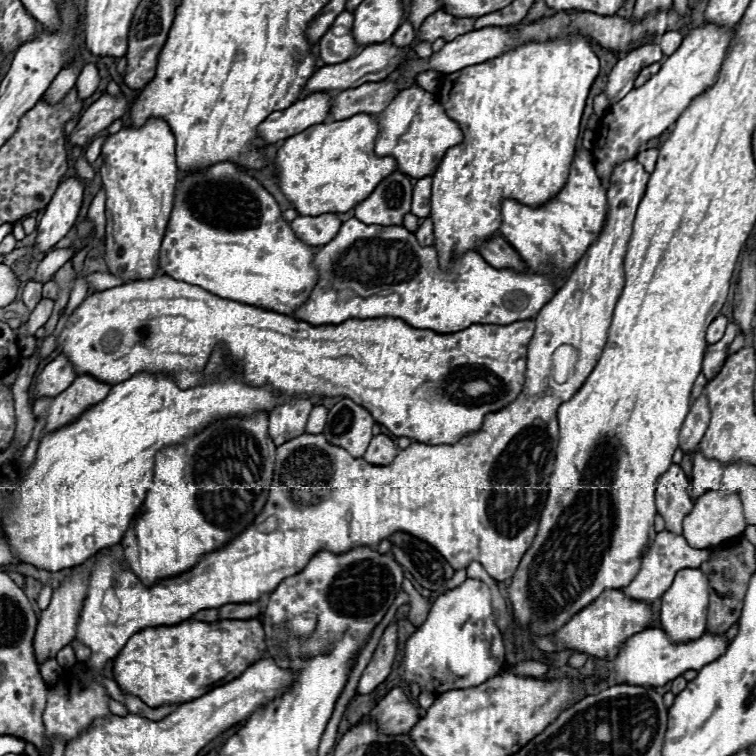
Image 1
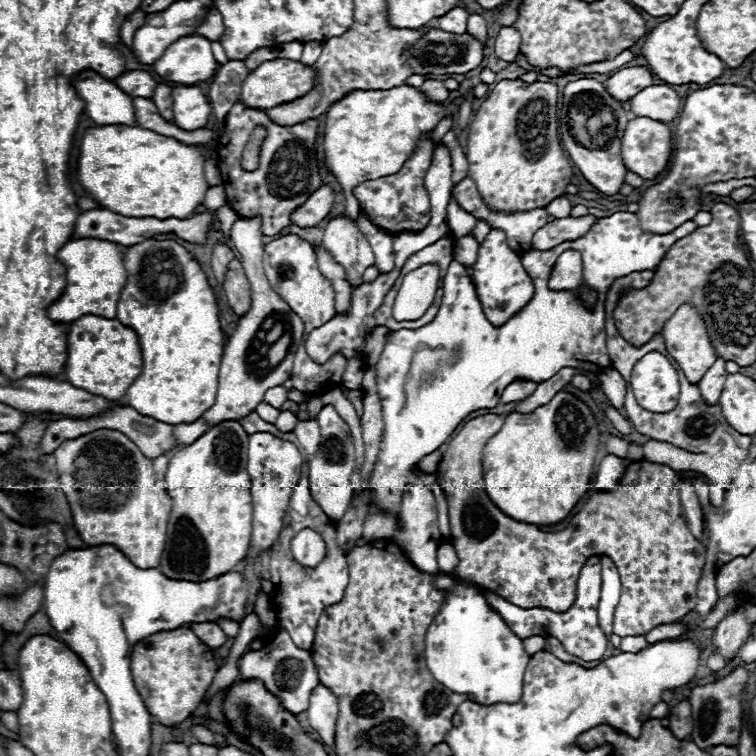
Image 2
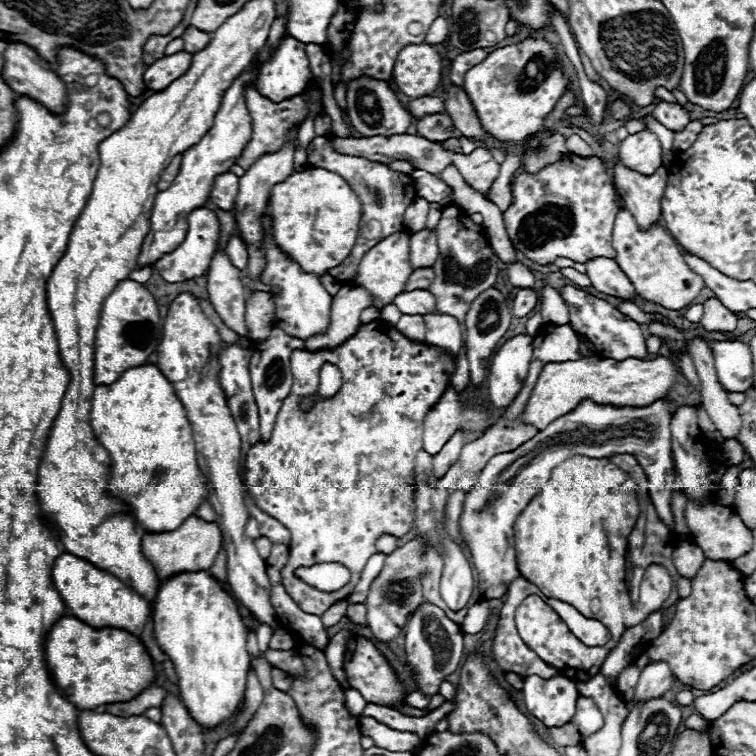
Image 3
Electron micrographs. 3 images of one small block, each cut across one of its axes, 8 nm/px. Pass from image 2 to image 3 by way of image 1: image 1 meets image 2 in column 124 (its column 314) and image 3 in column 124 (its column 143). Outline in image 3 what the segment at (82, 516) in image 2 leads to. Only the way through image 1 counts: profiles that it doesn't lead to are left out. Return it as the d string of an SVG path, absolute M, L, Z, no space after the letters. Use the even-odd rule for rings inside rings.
M60 554L52 566L52 582L66 608L70 608L70 614L92 628L122 628L134 636L140 636L148 622L150 602L134 588L126 586L120 578L102 568L96 568L84 558L74 554Z

